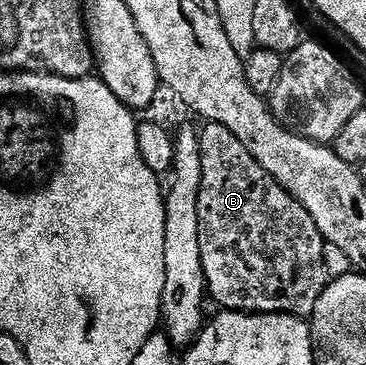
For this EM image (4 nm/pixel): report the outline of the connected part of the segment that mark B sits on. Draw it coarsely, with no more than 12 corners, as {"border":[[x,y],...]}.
{"border":[[201,126],[212,301],[309,318],[312,215],[228,131]]}

